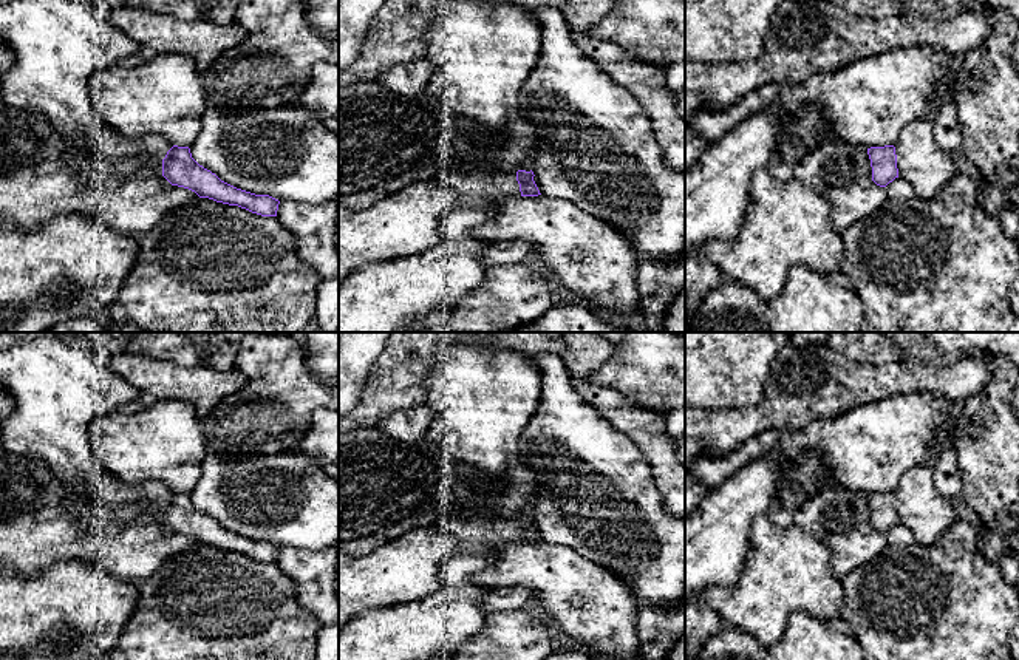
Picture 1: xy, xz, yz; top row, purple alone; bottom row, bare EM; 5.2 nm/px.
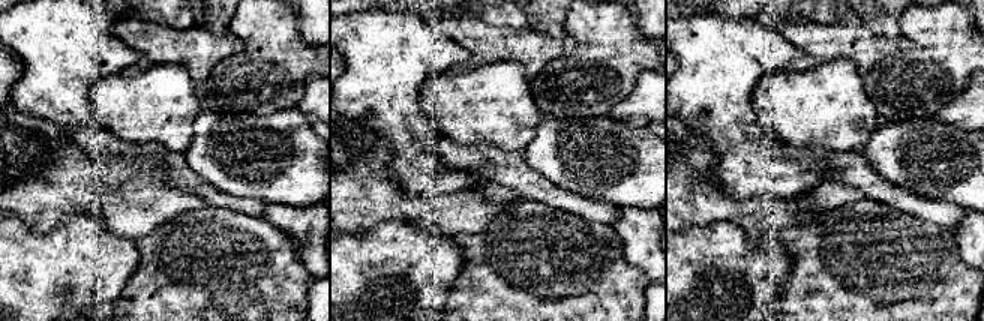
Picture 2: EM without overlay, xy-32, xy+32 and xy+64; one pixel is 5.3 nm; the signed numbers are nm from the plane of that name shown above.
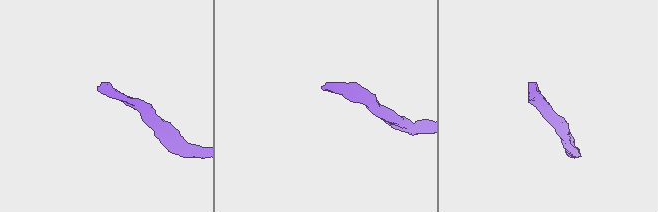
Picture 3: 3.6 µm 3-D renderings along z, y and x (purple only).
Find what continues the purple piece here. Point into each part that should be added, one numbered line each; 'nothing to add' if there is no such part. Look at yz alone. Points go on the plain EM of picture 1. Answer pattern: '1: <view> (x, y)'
nothing to add

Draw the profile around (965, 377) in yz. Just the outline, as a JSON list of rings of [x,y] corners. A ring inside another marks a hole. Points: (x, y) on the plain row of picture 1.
[[[789,340],[770,365],[761,402],[751,408],[704,410],[685,405],[685,470],[700,456],[725,456],[761,431],[801,431],[809,425],[840,417],[847,411],[897,394],[934,394],[949,400],[979,394],[993,374],[982,357],[951,365],[900,360],[884,365],[861,363],[826,345],[795,345]]]

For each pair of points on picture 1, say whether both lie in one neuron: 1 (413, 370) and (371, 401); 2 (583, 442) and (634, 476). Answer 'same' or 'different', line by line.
1: same
2: same

